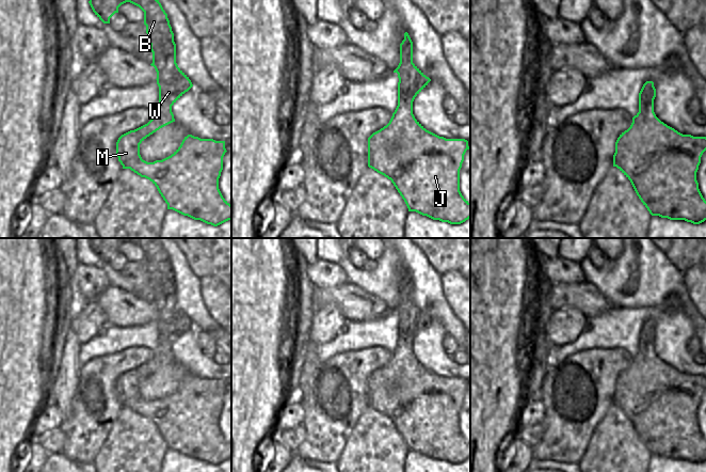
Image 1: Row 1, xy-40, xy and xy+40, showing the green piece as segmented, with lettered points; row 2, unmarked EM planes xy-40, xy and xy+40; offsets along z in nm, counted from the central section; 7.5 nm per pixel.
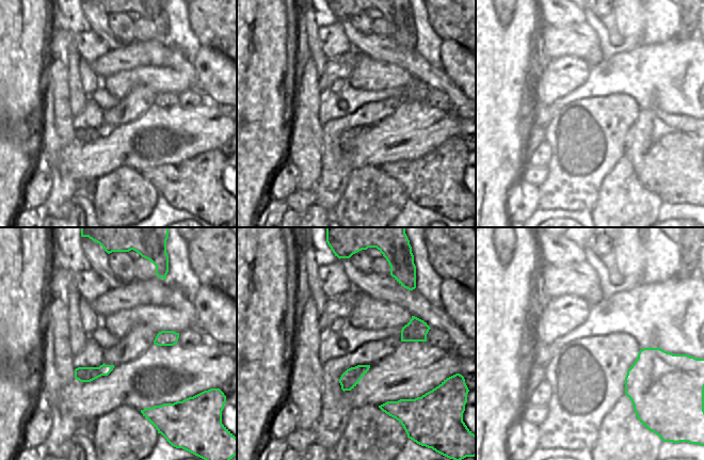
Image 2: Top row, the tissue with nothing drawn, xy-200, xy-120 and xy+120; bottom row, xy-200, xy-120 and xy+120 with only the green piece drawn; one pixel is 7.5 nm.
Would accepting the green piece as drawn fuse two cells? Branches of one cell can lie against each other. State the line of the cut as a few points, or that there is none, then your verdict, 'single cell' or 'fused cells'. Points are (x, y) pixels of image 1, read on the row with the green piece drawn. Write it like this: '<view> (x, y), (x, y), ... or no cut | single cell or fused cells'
no cut | single cell

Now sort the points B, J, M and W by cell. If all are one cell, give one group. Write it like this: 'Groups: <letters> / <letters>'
Groups: B J M W.

